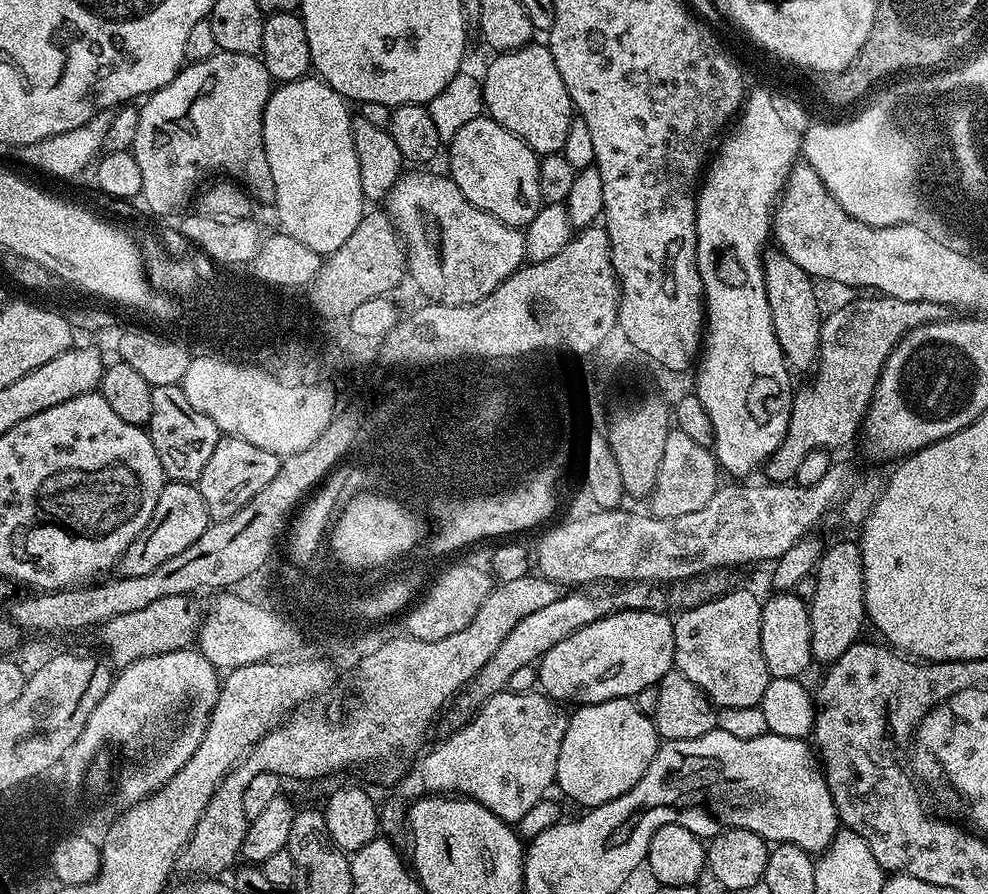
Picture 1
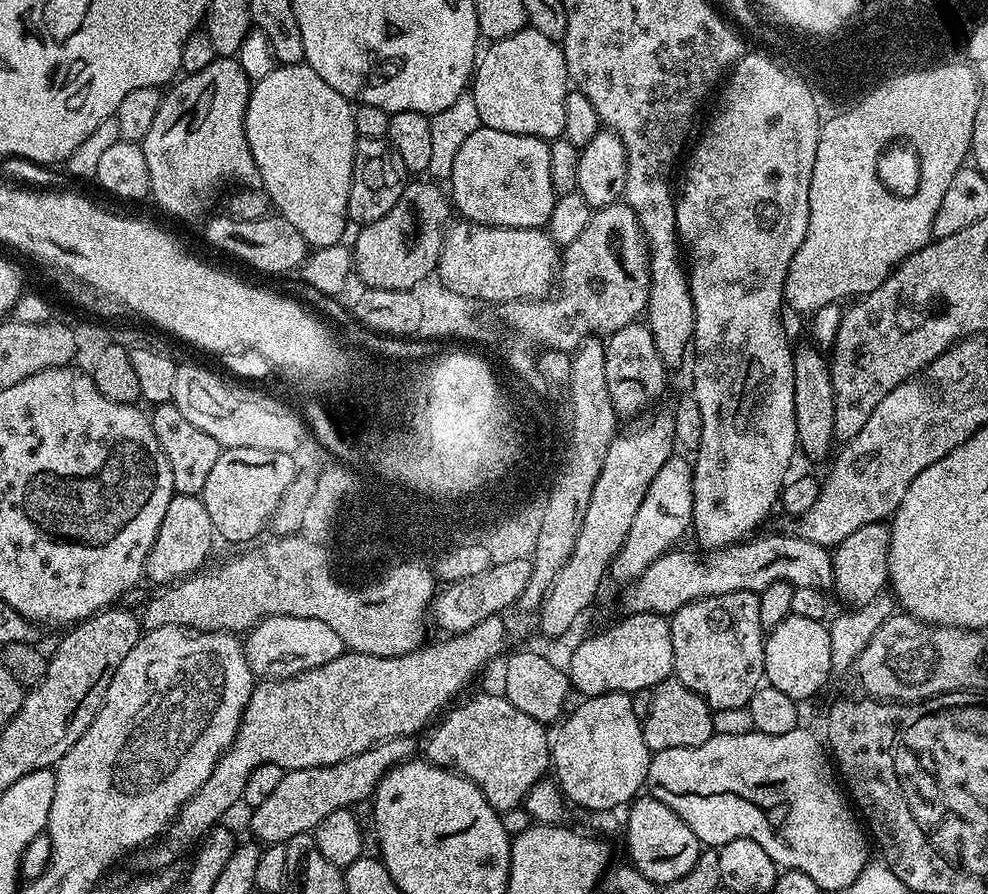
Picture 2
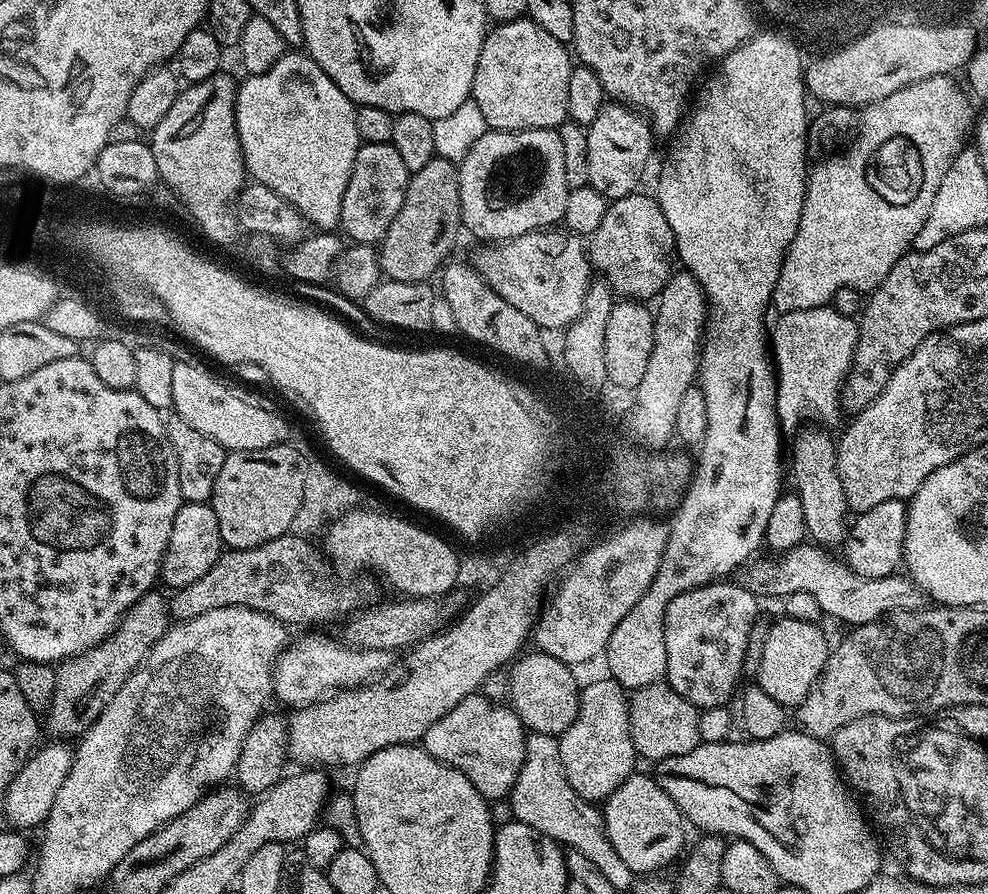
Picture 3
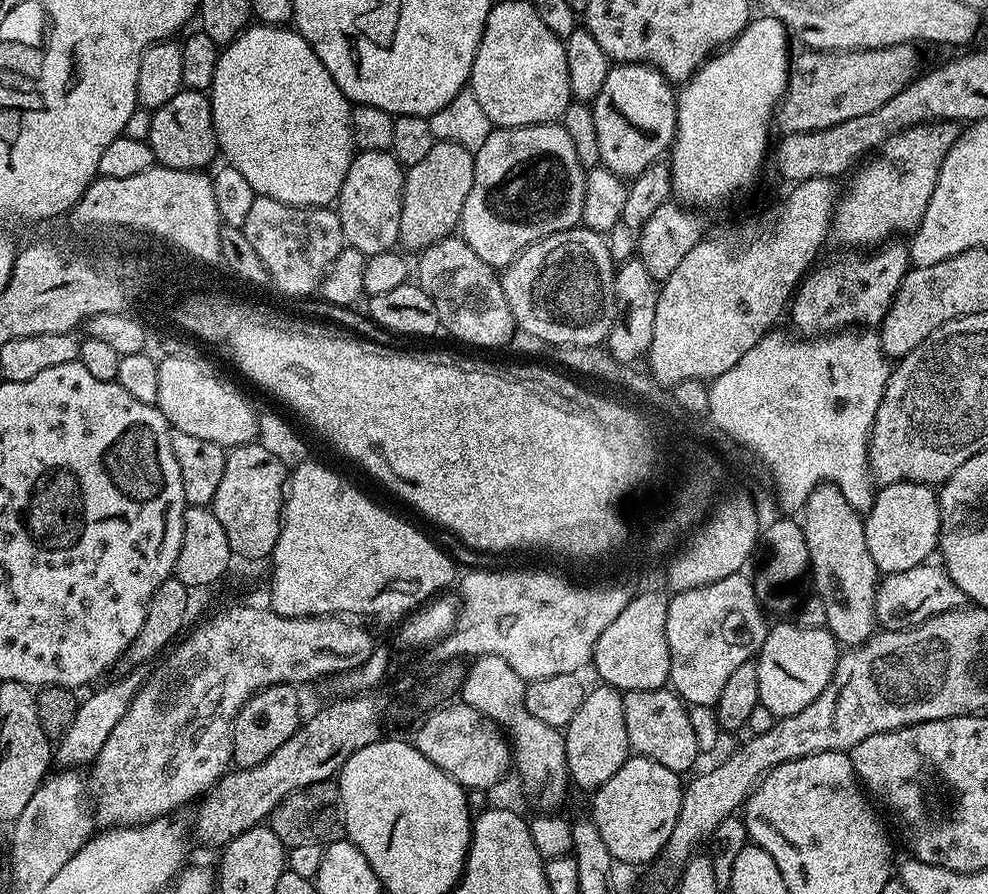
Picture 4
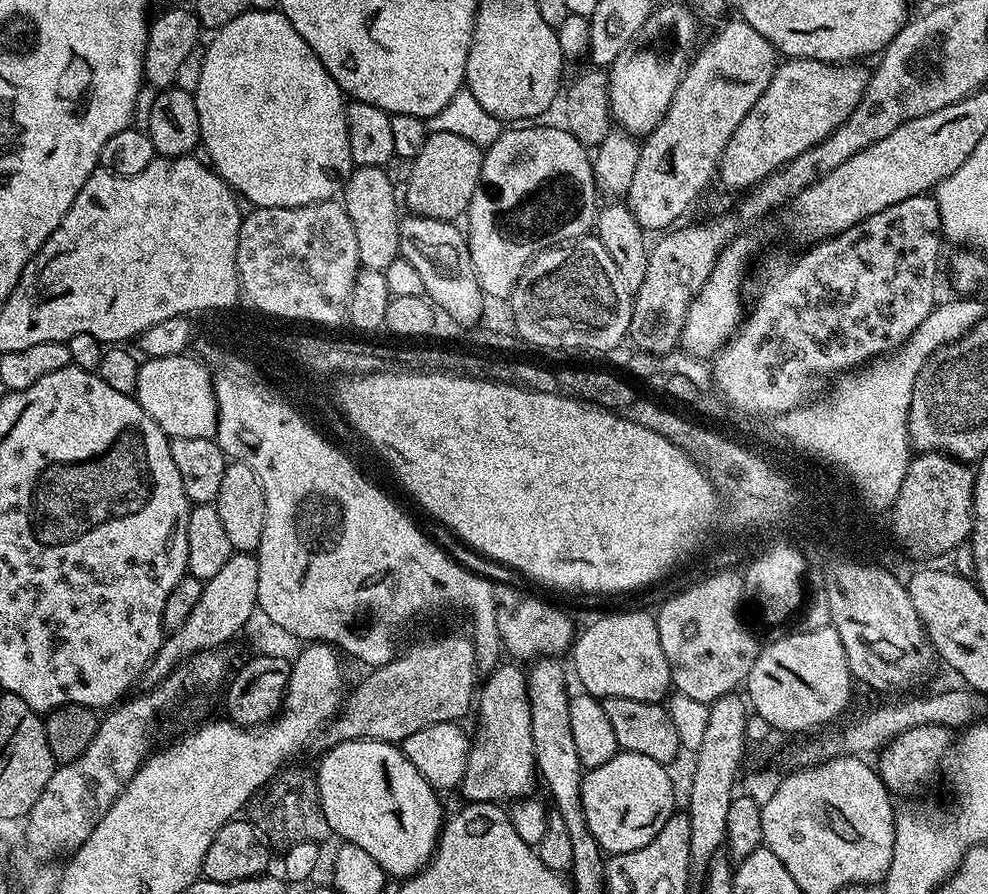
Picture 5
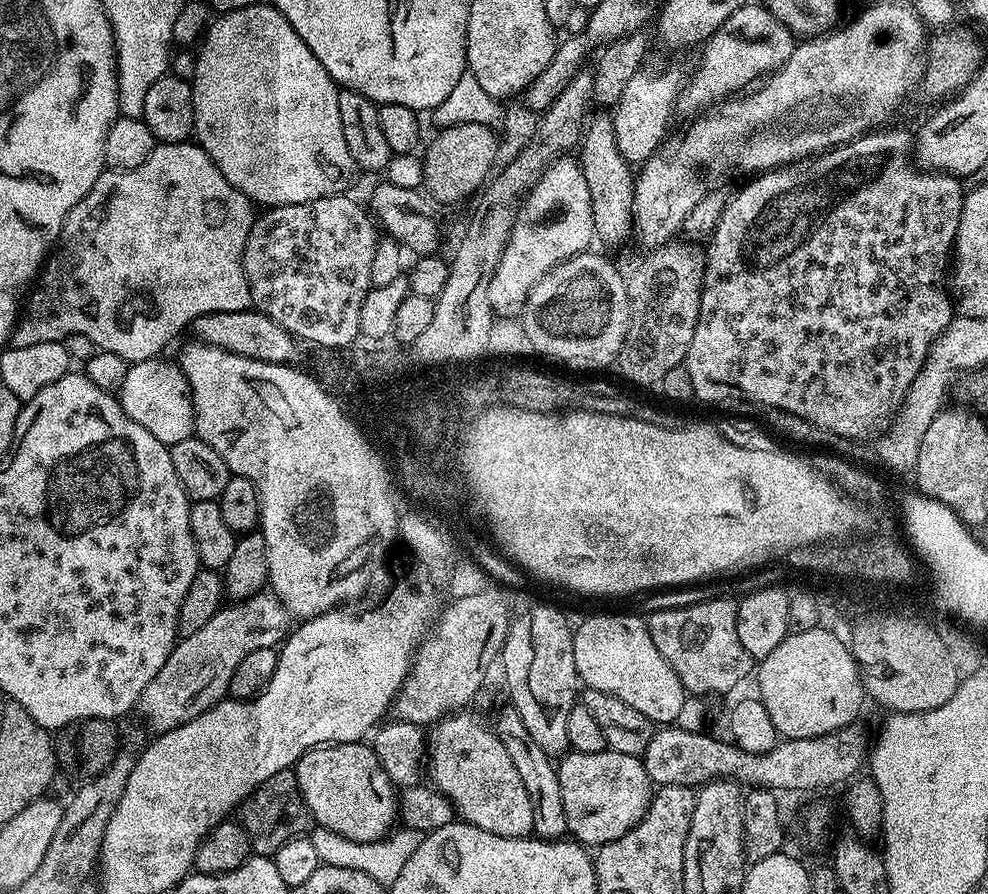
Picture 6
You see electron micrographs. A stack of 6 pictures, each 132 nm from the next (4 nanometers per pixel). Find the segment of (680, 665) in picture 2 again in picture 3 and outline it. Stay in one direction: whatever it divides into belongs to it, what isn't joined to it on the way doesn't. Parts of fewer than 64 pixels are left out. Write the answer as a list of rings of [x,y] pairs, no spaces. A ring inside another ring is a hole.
[[[713,582],[678,594],[678,598],[670,602],[664,615],[666,683],[675,692],[682,694],[682,698],[686,698],[686,702],[690,702],[698,710],[725,707],[729,703],[727,700],[732,695],[732,699],[737,695],[741,687],[740,680],[742,681],[744,655],[750,630],[752,624],[758,619],[757,593],[743,583],[740,583],[741,585],[728,583],[730,582]]]

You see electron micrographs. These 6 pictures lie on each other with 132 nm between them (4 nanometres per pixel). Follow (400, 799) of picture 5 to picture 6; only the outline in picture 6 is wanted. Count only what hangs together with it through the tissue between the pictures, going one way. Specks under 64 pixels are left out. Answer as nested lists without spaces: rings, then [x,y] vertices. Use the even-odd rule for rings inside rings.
[[[367,743],[311,748],[296,761],[294,771],[304,795],[304,805],[317,825],[360,843],[372,843],[393,831],[398,820],[398,800],[392,797],[394,781]]]

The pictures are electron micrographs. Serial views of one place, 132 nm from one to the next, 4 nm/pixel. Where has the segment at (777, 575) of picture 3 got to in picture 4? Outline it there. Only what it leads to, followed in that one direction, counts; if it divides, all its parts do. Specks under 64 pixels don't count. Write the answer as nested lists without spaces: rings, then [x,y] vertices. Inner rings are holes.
[[[925,562],[914,566],[910,570],[901,572],[889,572],[877,583],[876,586],[876,618],[885,629],[913,628],[915,624],[926,622],[938,614],[946,614],[955,608],[963,608],[966,597],[962,590],[950,578],[950,574],[939,563]]]

